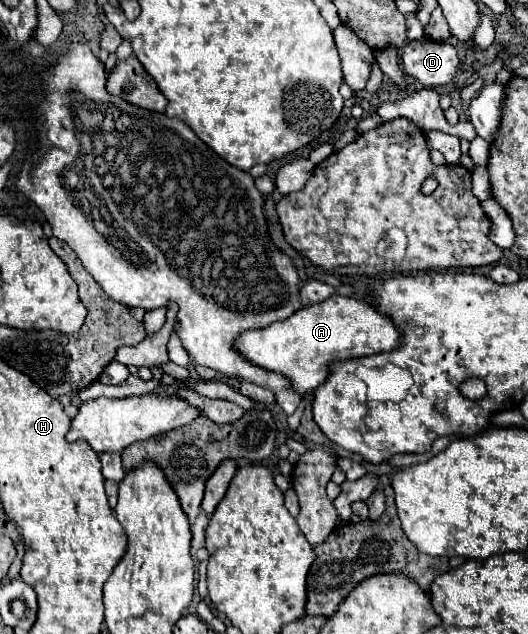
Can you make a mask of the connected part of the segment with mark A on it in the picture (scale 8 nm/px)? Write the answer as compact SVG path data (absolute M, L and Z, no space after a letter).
M333 294L319 304L305 306L287 320L275 322L265 330L249 330L235 340L235 348L249 362L273 372L281 372L291 380L299 394L319 388L335 360L343 362L379 352L391 352L397 350L399 344L401 332L389 320L389 316L377 312L369 302L339 294Z

